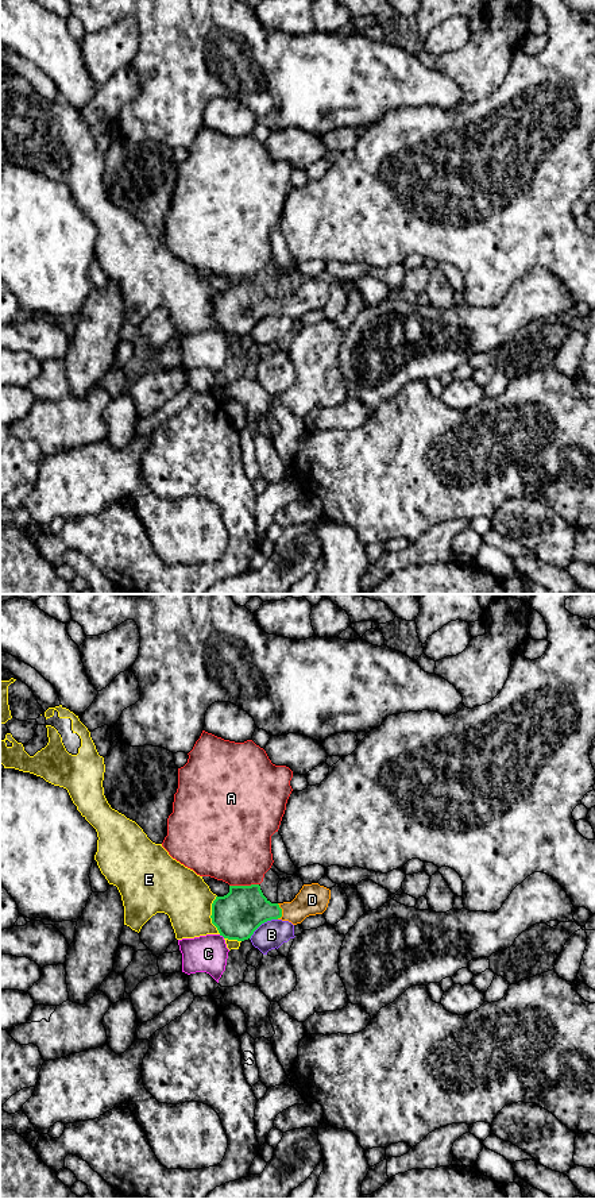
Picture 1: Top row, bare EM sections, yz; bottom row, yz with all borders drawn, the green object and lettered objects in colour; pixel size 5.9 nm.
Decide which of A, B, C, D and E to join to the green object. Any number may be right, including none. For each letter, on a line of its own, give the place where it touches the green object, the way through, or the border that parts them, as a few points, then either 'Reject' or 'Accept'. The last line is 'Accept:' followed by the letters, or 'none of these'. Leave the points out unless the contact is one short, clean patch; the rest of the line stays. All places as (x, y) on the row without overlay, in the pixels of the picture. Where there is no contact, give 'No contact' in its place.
A: Touches green at yz (243, 281). Reject
B: Touches green at yz (262, 317). Boundary: yz (277, 313), (265, 316), (250, 334). Reject
C: Touches green at yz (221, 330). Reject
D: Touches green at yz (281, 307). Path across: yz (239, 308), (281, 307), (296, 307), (312, 295). Accept
E: Touches green at yz (212, 309). Reject
Accept: D

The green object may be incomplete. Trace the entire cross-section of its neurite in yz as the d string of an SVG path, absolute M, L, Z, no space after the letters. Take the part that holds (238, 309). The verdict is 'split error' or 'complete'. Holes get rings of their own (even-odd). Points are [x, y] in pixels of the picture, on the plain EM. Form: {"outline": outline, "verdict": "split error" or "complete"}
{"outline": "M318 278L304 279L291 297L271 298L259 279L229 281L229 288L212 298L212 319L220 331L244 336L271 315L301 319L306 312L322 309L329 298L331 285Z", "verdict": "split error"}

